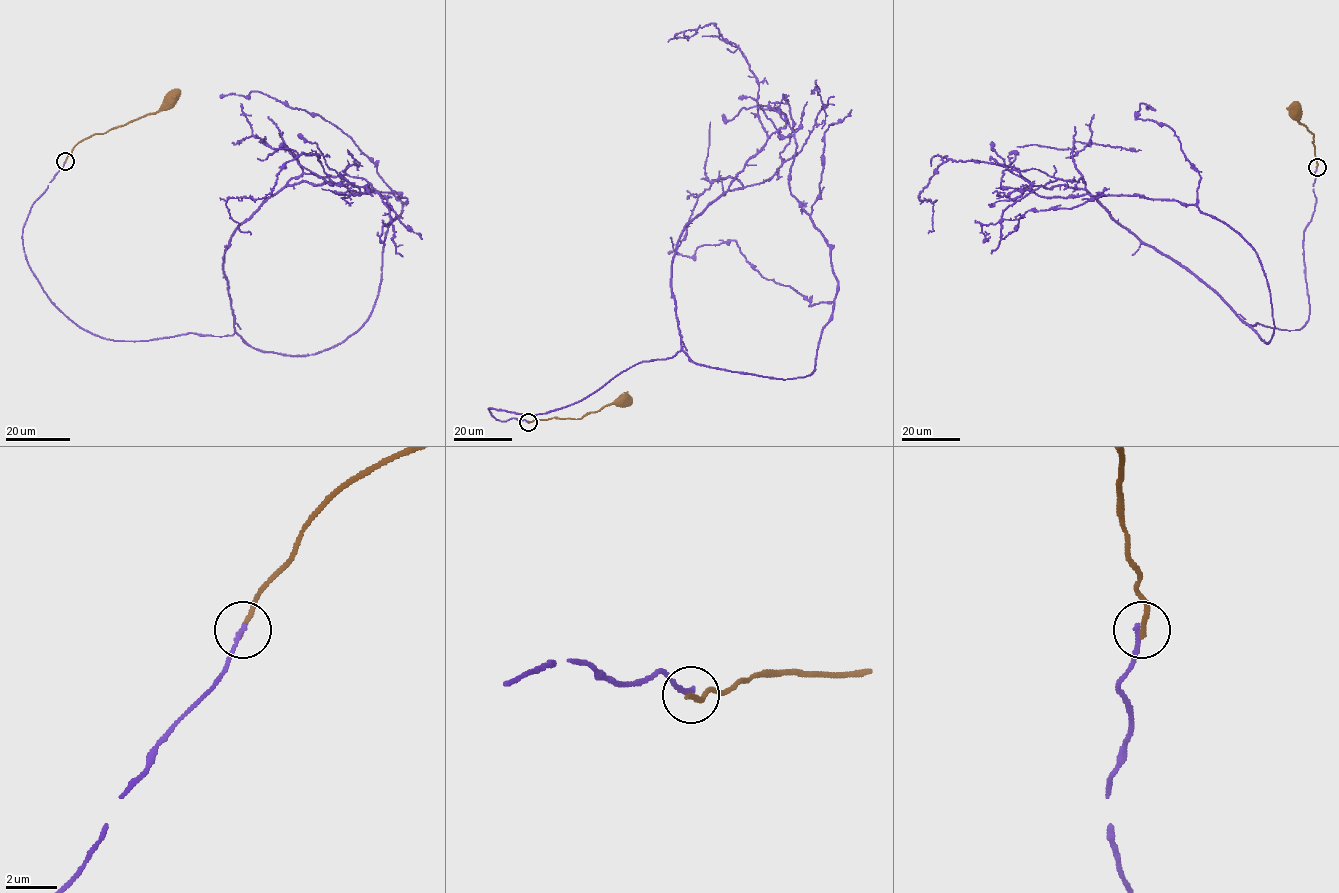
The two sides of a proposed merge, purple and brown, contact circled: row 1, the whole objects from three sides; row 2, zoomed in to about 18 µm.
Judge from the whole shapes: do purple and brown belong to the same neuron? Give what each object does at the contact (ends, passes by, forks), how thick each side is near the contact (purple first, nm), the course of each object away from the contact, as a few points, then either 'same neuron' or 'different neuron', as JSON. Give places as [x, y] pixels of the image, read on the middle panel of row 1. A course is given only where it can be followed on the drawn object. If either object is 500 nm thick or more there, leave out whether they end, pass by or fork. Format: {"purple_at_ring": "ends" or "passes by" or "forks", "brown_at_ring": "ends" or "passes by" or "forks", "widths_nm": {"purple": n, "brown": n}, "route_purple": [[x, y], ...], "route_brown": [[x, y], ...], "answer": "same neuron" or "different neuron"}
{"purple_at_ring": "ends", "brown_at_ring": "ends", "widths_nm": {"purple": 180, "brown": 200}, "route_purple": [[527, 422], [488, 409], [681, 351], [814, 370], [837, 282], [793, 131], [723, 114]], "route_brown": [[528, 422], [555, 418], [578, 419], [623, 399]], "answer": "different neuron"}

